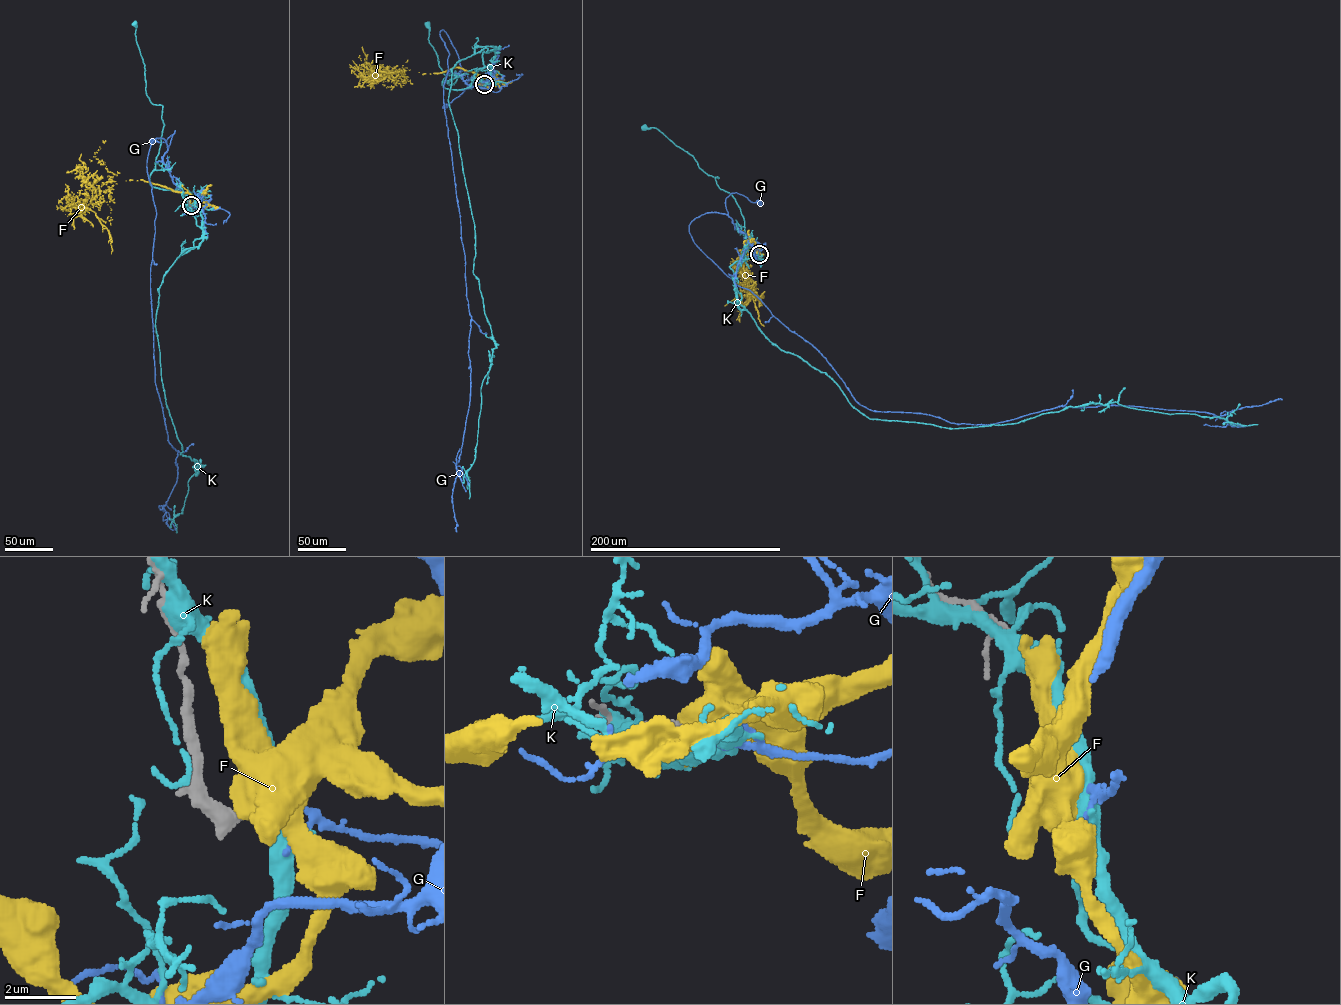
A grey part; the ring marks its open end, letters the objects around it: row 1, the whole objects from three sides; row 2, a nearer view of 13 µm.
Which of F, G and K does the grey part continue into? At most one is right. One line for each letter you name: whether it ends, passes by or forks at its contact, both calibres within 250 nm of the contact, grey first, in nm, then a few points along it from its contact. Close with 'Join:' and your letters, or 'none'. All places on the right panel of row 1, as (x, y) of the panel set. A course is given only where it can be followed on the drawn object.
G: it ends | 200/160 nm | via (759, 254), (762, 245), (736, 228), (725, 206), (725, 199), (734, 193), (753, 203), (759, 201)
Join: G

